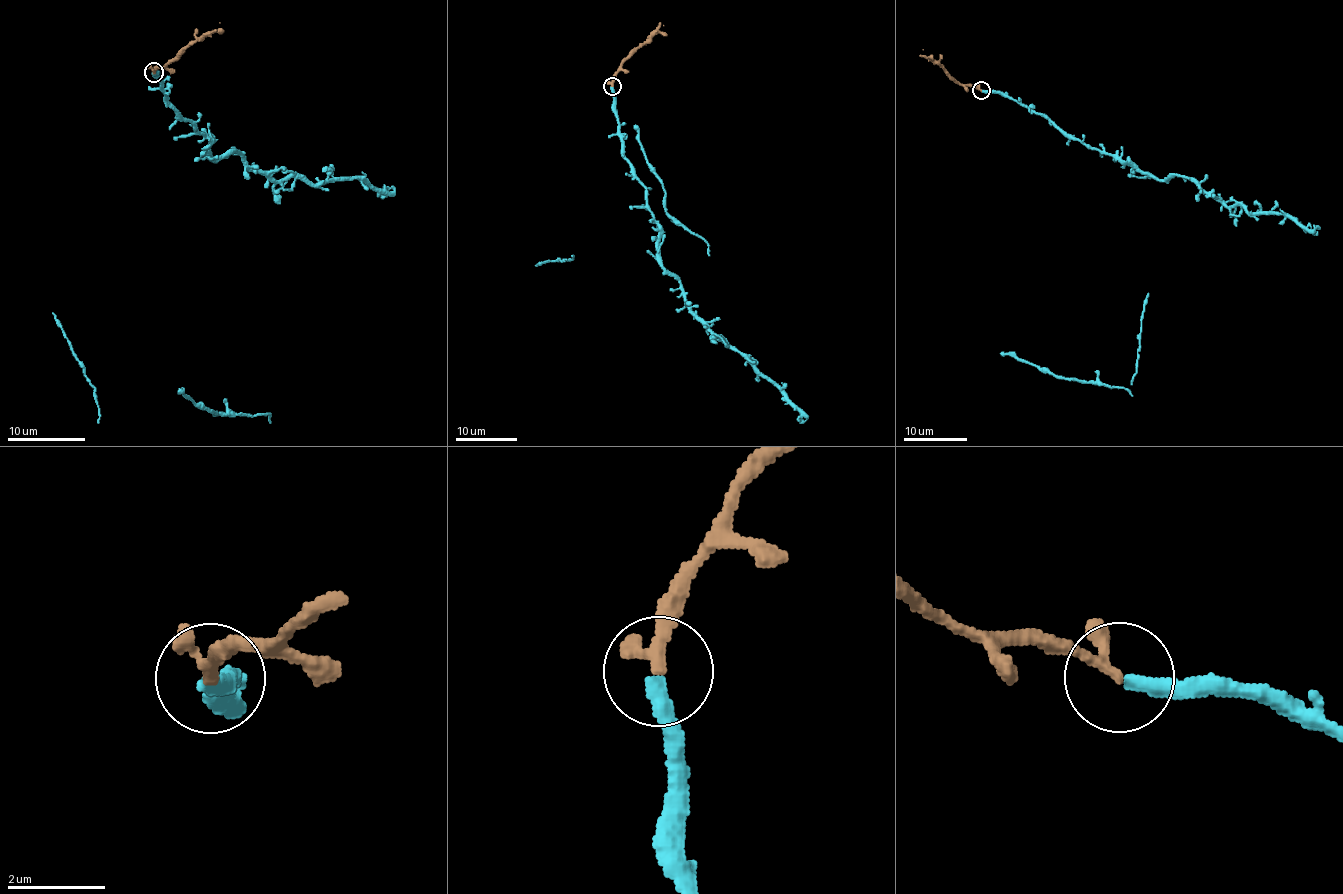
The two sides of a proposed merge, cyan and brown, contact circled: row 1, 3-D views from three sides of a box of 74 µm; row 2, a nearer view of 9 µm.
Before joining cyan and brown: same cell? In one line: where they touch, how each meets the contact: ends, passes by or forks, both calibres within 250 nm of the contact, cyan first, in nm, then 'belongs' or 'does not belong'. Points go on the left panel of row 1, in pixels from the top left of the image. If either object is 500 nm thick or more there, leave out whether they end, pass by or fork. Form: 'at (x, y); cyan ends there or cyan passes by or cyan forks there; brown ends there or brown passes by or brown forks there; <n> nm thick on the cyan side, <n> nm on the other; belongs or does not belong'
at (154, 72); cyan ends there; brown passes by; 320 nm thick on the cyan side, 190 nm on the other; belongs

